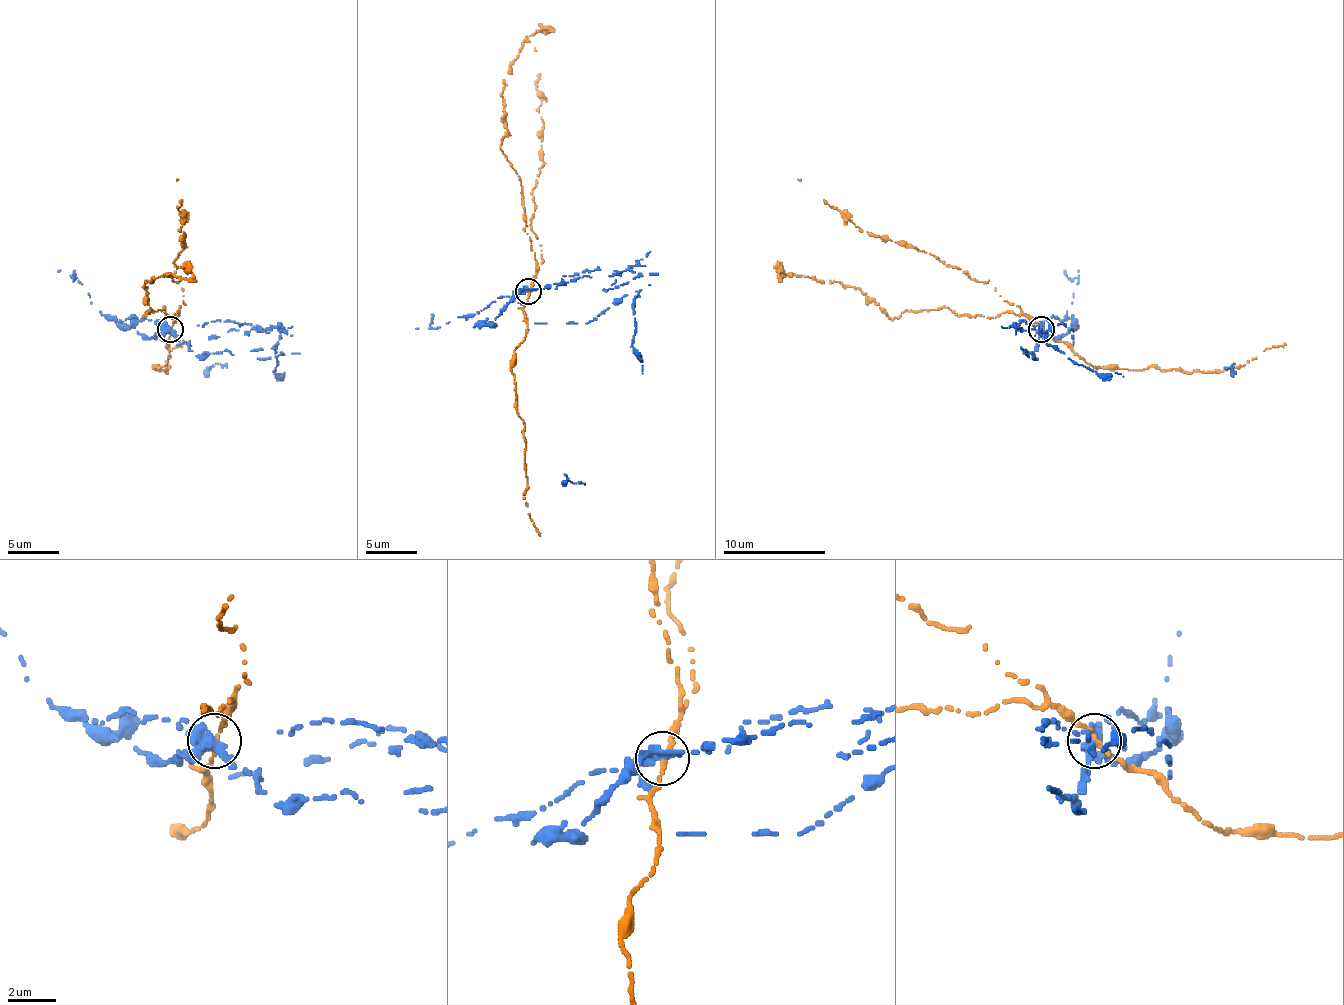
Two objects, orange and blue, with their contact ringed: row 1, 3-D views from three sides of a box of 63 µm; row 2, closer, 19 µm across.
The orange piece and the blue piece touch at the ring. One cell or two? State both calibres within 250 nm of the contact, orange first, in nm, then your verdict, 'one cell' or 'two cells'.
180 nm thick on the orange side, 360 nm on the other; two cells

